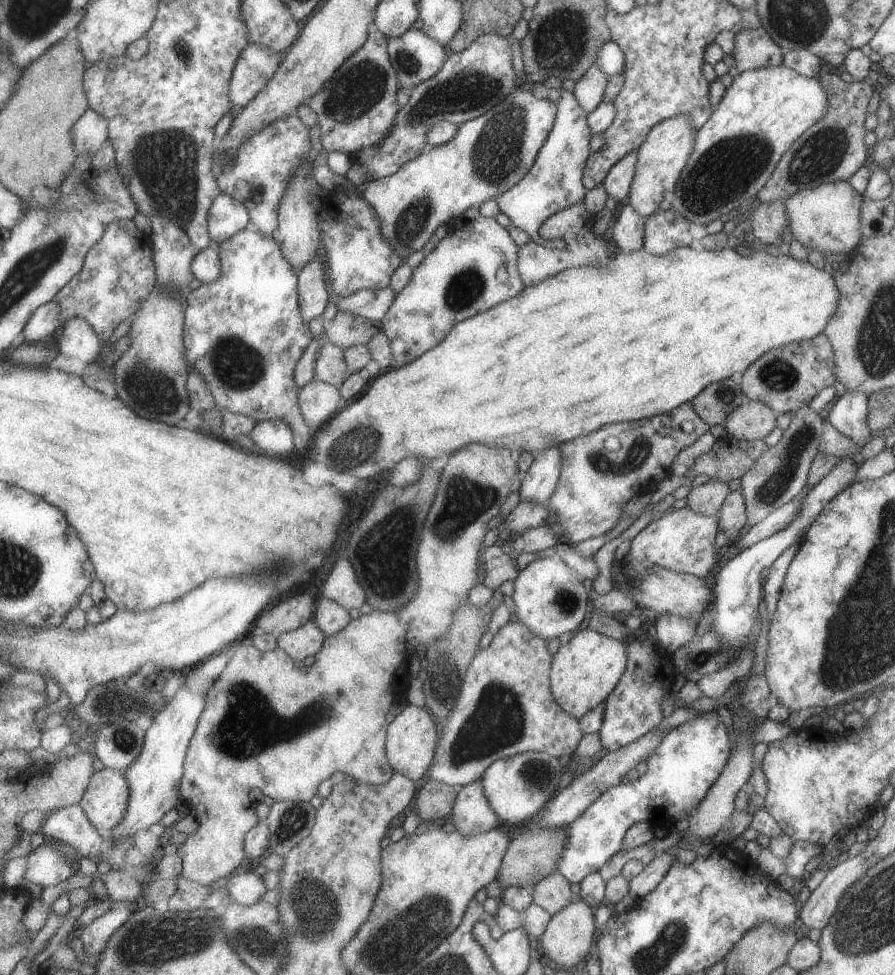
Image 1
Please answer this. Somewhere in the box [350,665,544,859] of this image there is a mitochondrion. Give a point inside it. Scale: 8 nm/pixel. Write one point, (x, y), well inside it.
(498, 721)

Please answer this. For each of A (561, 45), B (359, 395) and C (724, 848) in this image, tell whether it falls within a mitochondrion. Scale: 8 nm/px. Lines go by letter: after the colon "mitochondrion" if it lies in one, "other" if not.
A: mitochondrion
B: other
C: other

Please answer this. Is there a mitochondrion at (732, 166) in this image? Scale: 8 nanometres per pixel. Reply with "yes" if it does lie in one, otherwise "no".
yes

